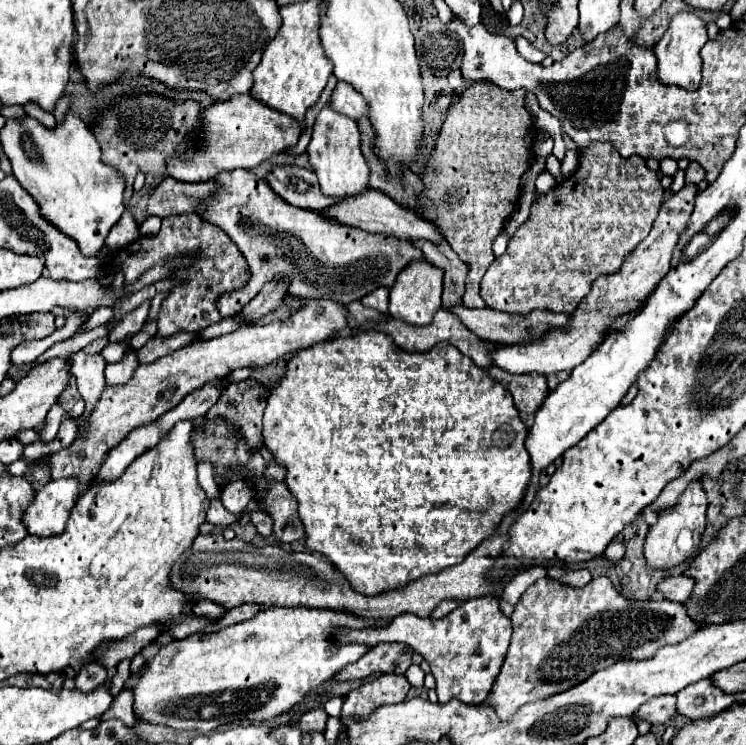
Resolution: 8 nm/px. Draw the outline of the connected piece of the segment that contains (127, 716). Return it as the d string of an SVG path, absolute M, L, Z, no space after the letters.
M122 688L118 696L114 698L114 703L110 706L110 709L100 717L100 721L120 719L127 726L133 726L136 722L133 704L134 697L132 690Z

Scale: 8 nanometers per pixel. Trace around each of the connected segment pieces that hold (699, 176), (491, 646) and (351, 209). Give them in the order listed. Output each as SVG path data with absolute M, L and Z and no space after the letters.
M692 161L690 165L688 165L688 169L686 169L686 183L700 183L702 179L704 179L704 169L700 167L700 163L696 163L696 161Z
M480 597L460 603L452 613L442 619L420 619L416 615L404 613L394 617L392 623L388 623L386 627L338 627L332 637L340 645L358 643L366 647L376 647L378 643L386 641L402 641L428 661L436 679L436 695L440 703L446 703L452 697L460 699L462 703L480 703L486 699L500 671L510 635L510 619L502 615L498 605L488 605L488 597Z
M372 189L360 193L360 195L356 195L356 199L348 199L348 203L340 203L340 207L328 207L324 213L328 213L332 219L336 219L340 223L348 223L350 226L371 233L388 235L388 237L396 237L396 239L404 239L404 241L426 239L426 241L436 243L436 245L446 243L446 237L442 235L440 227L418 217L412 209L406 209L406 207L394 203L388 195L384 195L382 191L378 190Z

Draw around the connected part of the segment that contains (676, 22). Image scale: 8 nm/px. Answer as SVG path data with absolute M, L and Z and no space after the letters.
M680 13L670 21L668 31L664 33L664 37L656 43L654 47L654 55L658 59L658 79L666 85L676 85L682 87L686 91L696 91L702 79L702 57L700 57L700 49L706 45L708 35L706 35L706 27L704 23L692 15L692 13Z

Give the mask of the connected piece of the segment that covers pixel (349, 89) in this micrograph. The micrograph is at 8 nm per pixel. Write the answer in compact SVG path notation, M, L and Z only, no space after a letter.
M338 81L338 85L334 87L334 91L330 95L330 107L336 113L348 115L352 119L368 115L366 107L364 107L364 99L360 99L360 93L352 85L348 85L344 81Z

